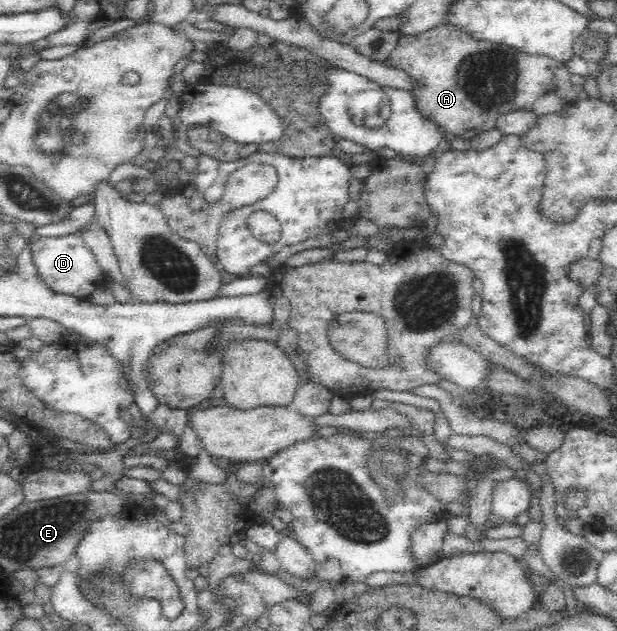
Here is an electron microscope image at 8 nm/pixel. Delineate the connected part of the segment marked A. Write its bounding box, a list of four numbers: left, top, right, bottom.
[383,22,559,140]

